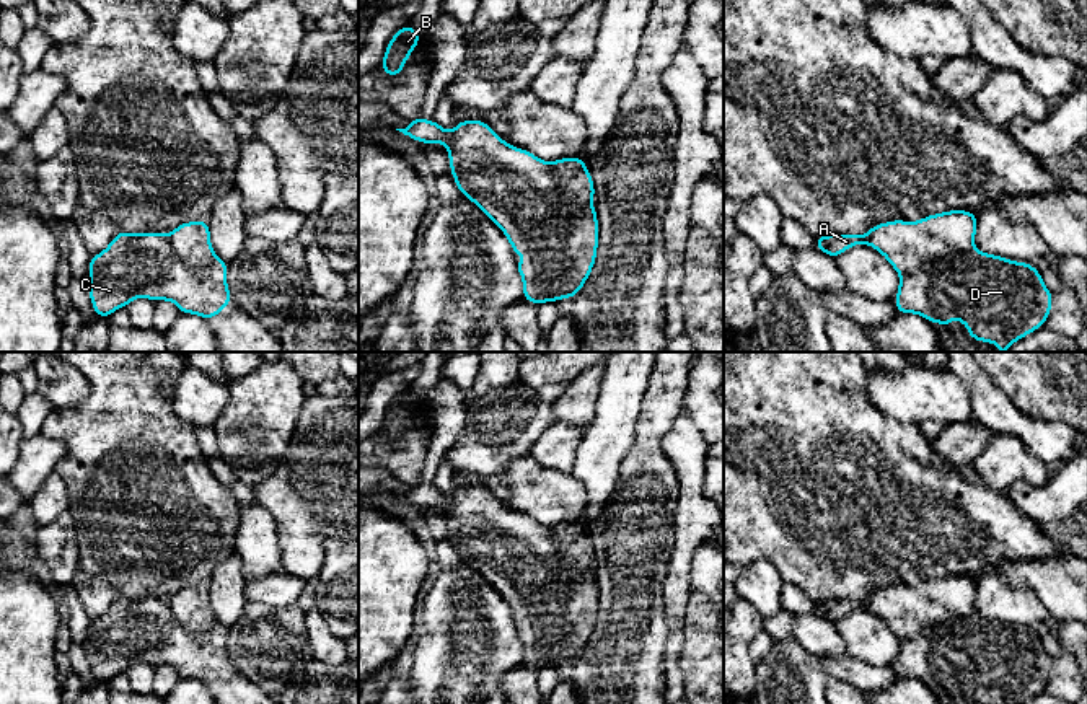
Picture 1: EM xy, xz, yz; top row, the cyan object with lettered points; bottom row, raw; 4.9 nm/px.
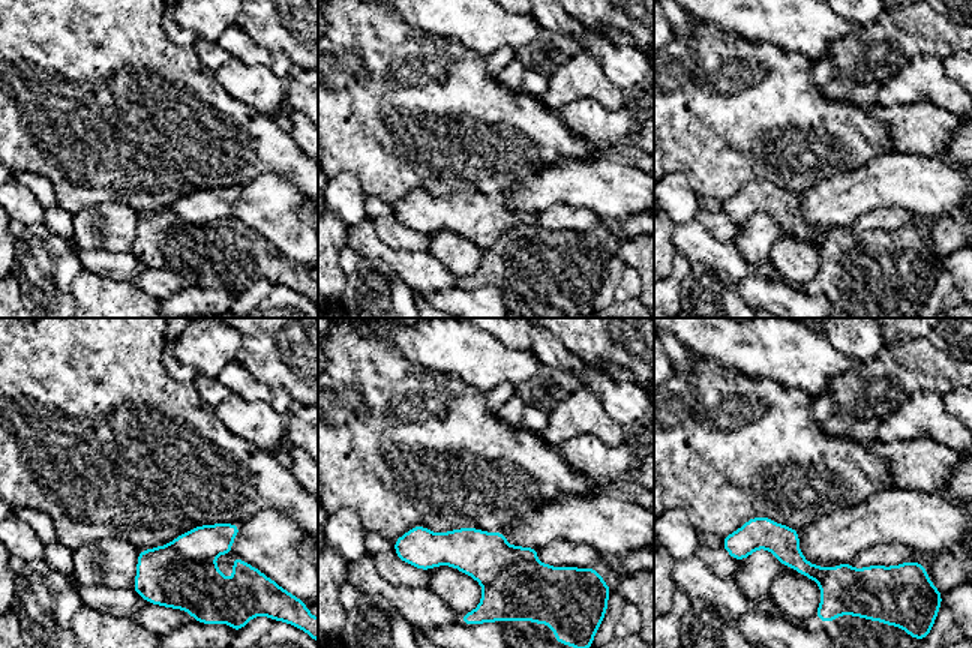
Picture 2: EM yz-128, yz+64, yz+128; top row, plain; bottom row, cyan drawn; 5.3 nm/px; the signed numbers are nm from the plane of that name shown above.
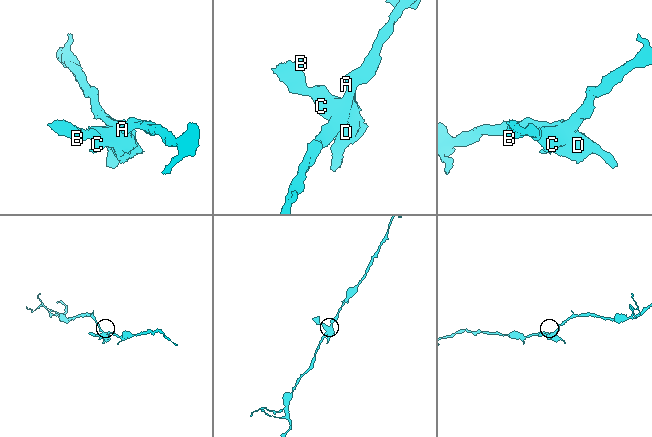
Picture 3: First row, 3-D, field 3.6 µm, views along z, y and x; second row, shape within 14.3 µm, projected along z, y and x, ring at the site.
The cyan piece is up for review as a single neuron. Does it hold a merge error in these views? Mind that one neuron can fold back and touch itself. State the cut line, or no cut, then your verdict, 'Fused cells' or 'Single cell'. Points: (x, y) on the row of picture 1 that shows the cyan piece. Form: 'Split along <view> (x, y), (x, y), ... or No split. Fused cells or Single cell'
Split along yz (973, 248), (928, 258), (902, 276). Fused cells

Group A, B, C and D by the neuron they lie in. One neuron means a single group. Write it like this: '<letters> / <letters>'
A / B C D

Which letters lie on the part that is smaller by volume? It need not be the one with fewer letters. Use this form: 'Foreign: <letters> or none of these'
Foreign: B, C, D

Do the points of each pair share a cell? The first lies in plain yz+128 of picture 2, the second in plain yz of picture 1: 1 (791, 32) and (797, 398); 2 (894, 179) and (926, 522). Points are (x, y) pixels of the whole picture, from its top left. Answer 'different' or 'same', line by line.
1: different
2: different

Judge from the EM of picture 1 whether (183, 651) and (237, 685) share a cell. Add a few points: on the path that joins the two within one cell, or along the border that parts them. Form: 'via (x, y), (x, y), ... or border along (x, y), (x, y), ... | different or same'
via (196, 655), (224, 682) | same

